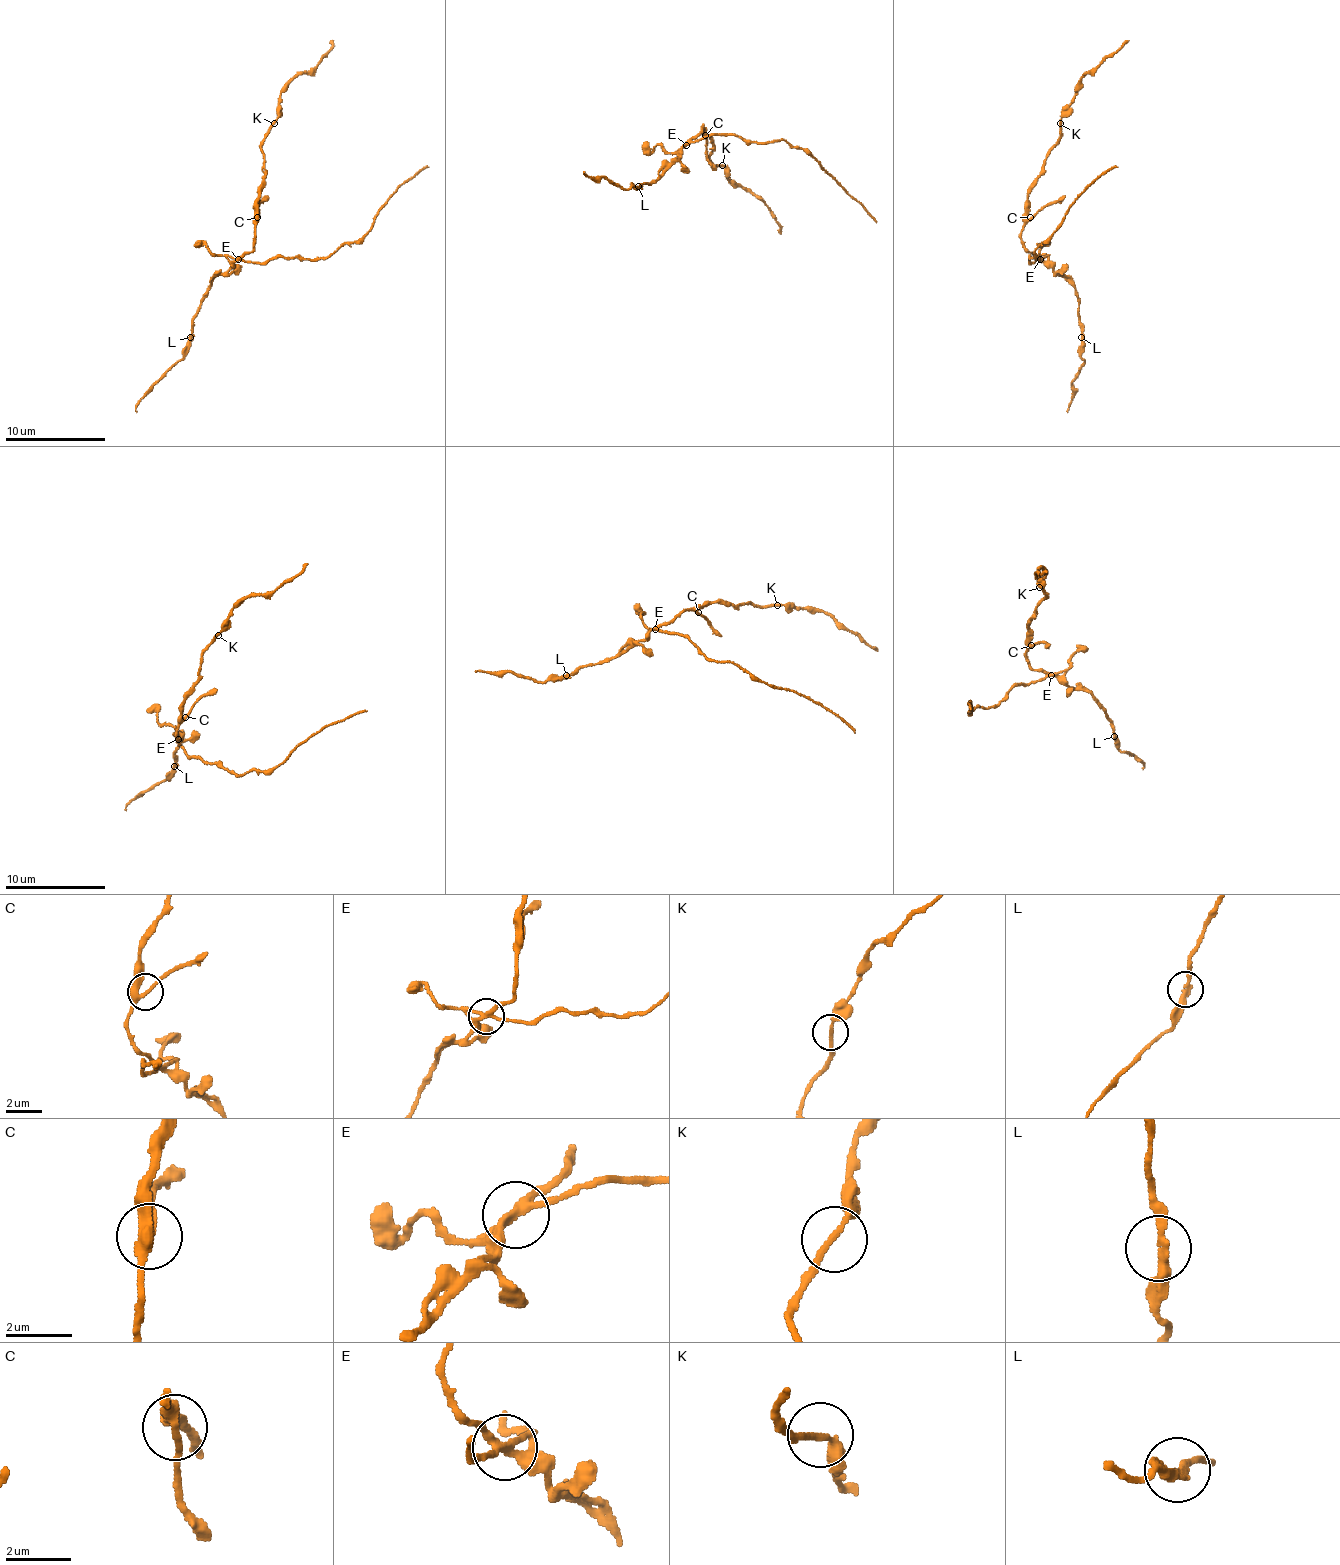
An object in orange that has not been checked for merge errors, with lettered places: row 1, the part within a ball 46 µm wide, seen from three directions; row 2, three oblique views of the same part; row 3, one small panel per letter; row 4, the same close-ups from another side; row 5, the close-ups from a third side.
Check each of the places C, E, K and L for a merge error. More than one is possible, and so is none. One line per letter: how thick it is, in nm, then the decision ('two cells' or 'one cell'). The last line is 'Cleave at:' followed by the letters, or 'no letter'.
C: calibre 280 nm; one cell
E: calibre 220 nm; two cells
K: calibre 190 nm; one cell
L: calibre 260 nm; one cell
Cleave at: E

